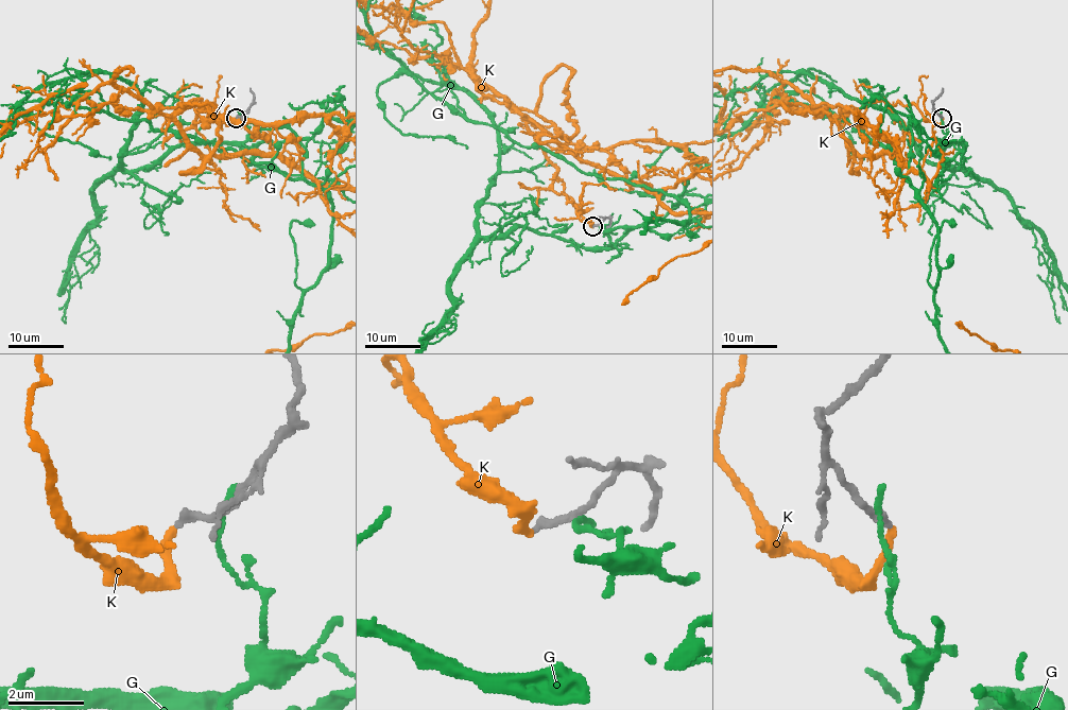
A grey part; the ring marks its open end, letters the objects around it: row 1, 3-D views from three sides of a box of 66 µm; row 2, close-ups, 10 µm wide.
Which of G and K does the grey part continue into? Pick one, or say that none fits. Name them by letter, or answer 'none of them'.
K

